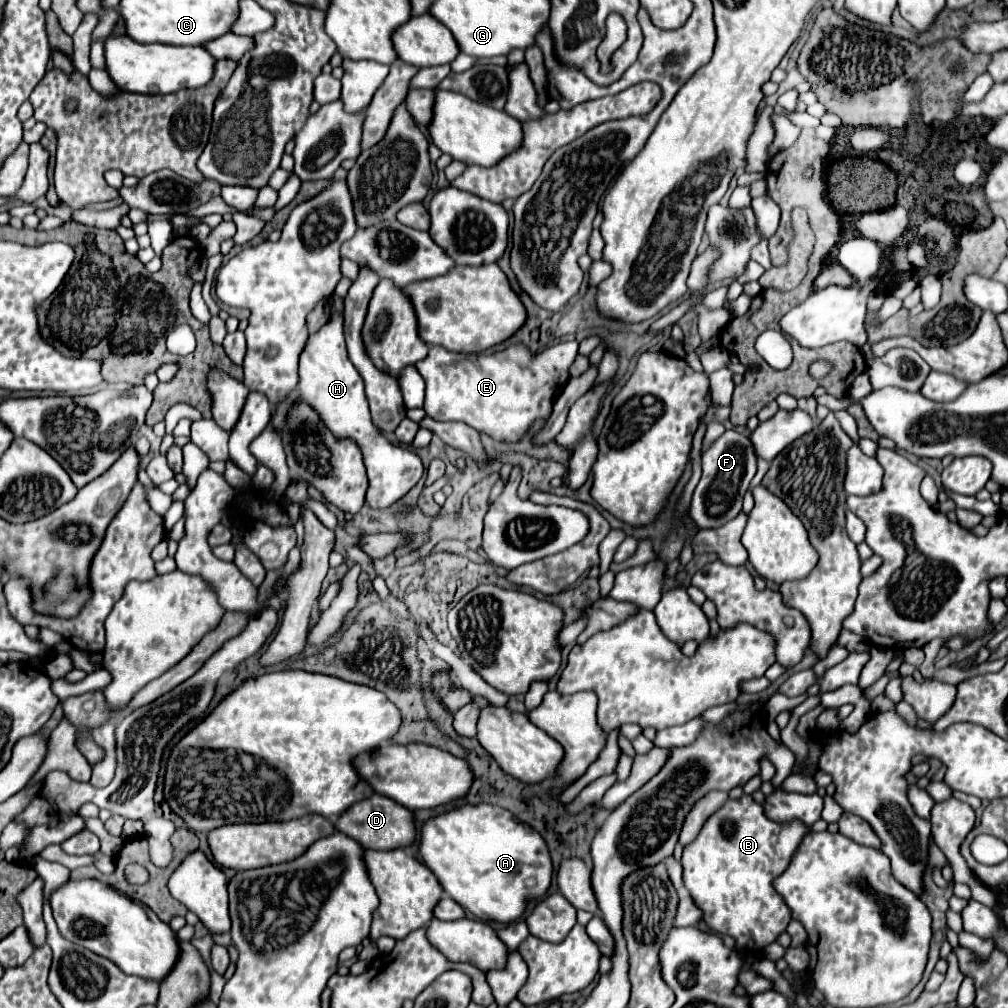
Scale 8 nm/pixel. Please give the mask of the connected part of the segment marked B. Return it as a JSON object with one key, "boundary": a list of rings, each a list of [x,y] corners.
{"boundary":[[[741,796],[739,800],[725,802],[725,806],[705,822],[699,836],[683,850],[681,858],[683,884],[689,890],[695,906],[703,912],[705,924],[715,932],[729,934],[731,938],[735,938],[737,950],[745,948],[749,952],[755,952],[773,944],[791,922],[791,910],[783,902],[783,898],[773,890],[773,880],[787,870],[793,854],[797,852],[807,832],[811,832],[811,828],[805,826],[801,820],[769,820],[763,814],[763,806],[757,804],[751,796]]]}

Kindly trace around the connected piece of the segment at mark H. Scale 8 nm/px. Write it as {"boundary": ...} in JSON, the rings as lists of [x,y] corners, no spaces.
{"boundary":[[[333,294],[329,304],[333,306],[335,314],[317,334],[309,336],[309,342],[299,358],[297,390],[301,392],[301,398],[319,414],[325,428],[337,440],[347,438],[357,442],[369,476],[367,504],[373,510],[383,510],[395,504],[397,500],[401,500],[419,482],[425,468],[415,452],[391,444],[383,436],[383,432],[373,424],[365,390],[363,390],[363,378],[347,358],[347,348],[343,338],[343,300]]]}

